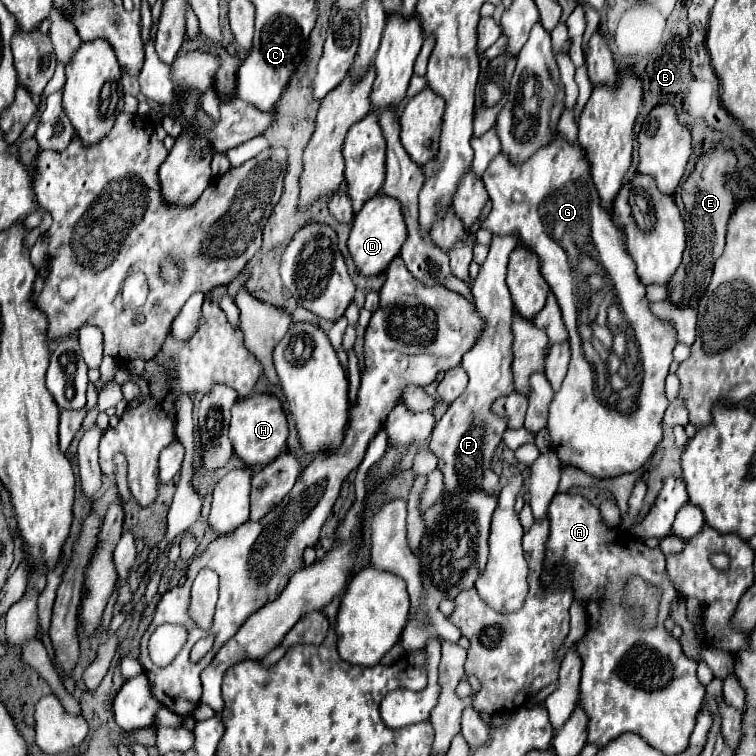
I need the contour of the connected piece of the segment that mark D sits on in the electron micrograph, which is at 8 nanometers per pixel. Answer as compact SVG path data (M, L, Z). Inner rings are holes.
M380 193L370 201L366 201L362 211L354 215L354 223L348 239L348 251L362 275L380 275L388 269L390 261L400 253L404 241L406 241L406 225L404 225L402 207L392 197Z

